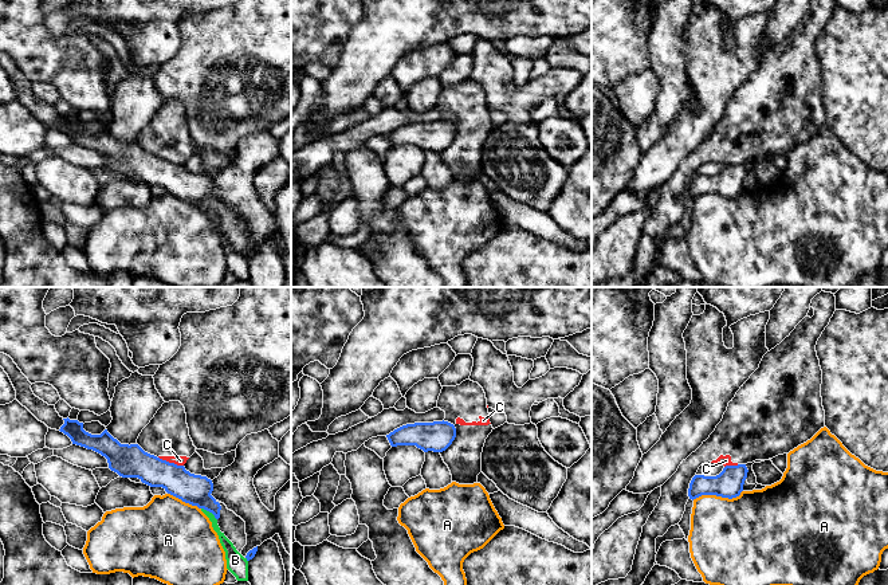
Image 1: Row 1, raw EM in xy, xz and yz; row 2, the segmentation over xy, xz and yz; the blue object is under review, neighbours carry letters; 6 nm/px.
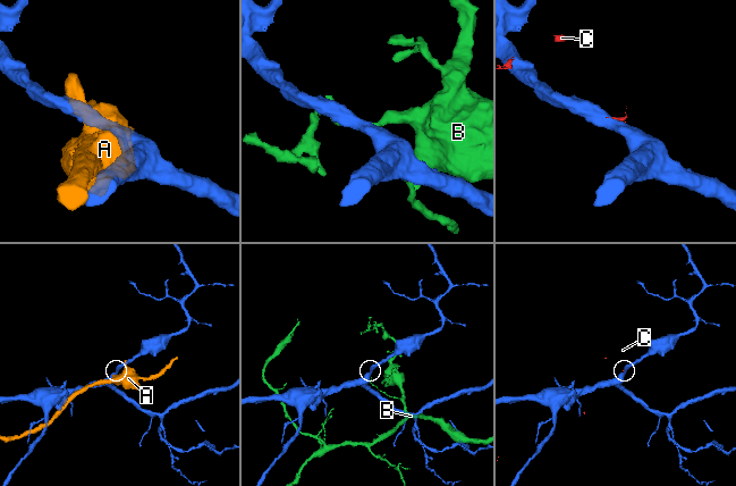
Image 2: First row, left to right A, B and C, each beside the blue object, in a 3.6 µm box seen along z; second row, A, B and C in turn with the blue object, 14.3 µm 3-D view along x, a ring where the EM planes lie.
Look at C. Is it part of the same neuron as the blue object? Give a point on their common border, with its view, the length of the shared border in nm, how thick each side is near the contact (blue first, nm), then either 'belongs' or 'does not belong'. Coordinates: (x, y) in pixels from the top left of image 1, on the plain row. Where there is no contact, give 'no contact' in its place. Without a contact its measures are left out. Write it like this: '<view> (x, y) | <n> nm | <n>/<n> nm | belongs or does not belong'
xy (171, 163) | 160 nm | 190/60 nm | does not belong

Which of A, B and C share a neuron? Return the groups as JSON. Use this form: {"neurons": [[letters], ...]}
{"neurons": [["A"], ["B"], ["C"]]}

